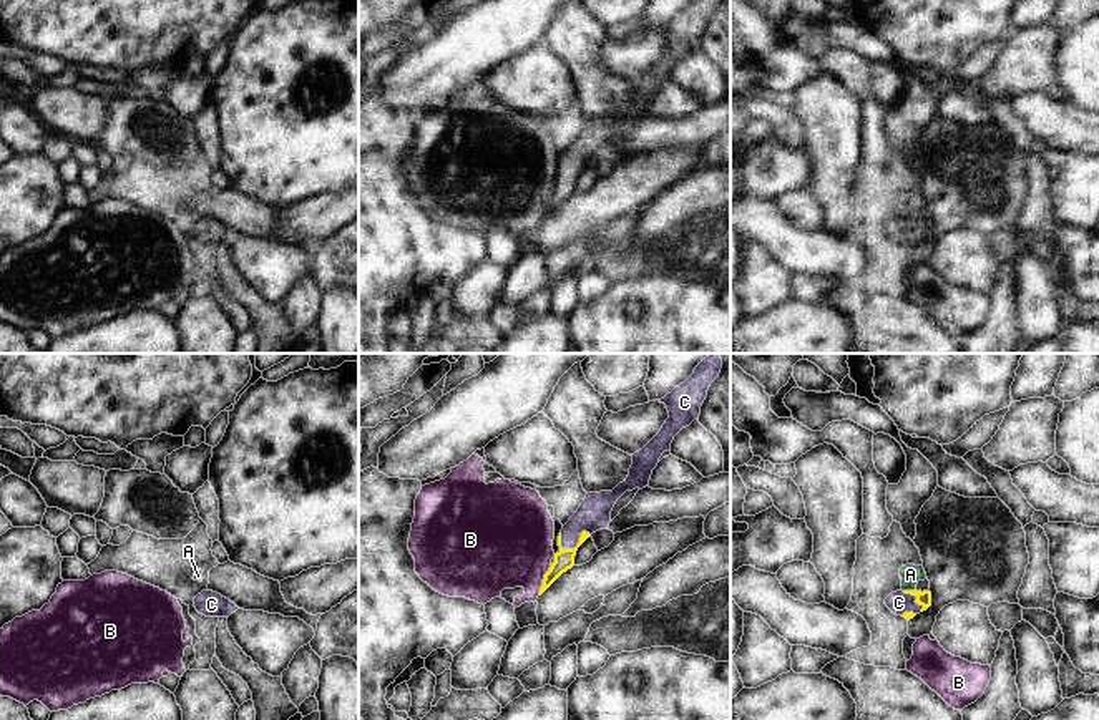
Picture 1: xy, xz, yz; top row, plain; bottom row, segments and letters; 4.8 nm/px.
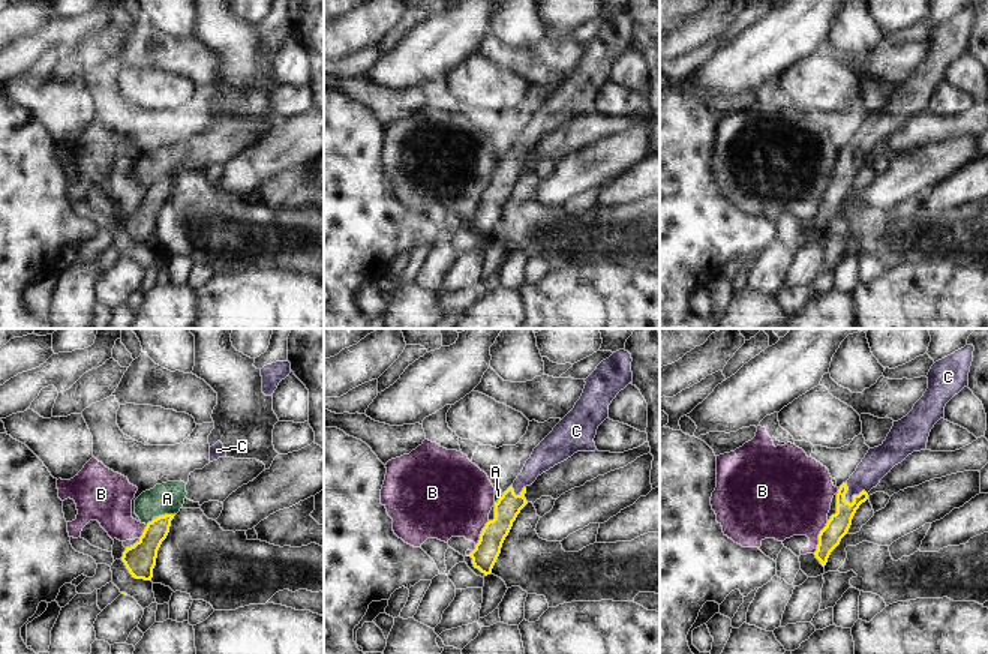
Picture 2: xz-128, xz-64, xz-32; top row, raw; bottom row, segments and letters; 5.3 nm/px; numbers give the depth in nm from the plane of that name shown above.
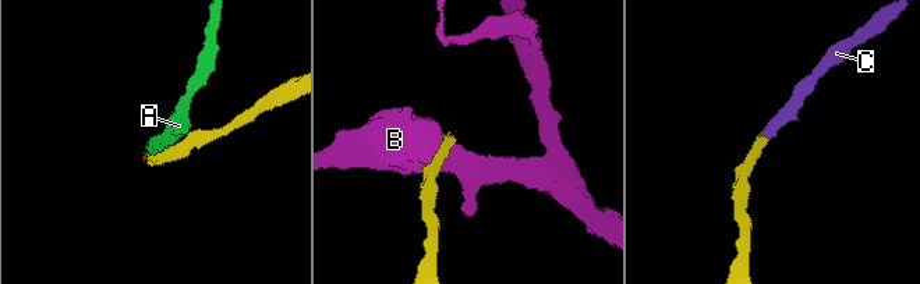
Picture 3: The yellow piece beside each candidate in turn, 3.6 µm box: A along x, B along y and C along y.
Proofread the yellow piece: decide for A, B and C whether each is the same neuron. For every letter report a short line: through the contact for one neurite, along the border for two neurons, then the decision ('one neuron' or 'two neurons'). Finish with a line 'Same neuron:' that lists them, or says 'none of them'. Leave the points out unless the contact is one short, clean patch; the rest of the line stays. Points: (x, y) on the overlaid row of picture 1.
A: yz (915, 588), (903, 591) | two neurons
B: xz (551, 564), (538, 594) | two neurons
C: xz (565, 559), (578, 543), (578, 530), (595, 513) | one neuron
Same neuron: C

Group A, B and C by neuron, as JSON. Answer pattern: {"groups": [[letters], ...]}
{"groups": [["A"], ["B"], ["C"]]}

